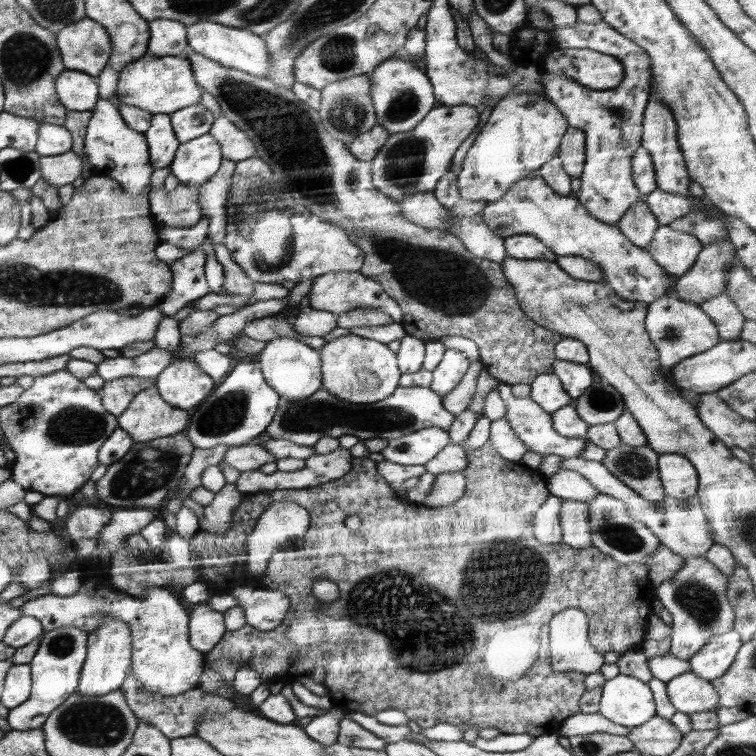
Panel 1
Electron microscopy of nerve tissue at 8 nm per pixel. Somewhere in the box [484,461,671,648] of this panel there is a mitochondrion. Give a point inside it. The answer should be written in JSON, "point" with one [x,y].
{"point":[621,535]}

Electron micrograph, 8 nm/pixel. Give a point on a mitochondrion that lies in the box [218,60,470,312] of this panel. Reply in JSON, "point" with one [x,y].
{"point":[260,219]}

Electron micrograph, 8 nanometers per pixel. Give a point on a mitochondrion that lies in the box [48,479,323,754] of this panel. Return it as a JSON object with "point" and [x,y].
{"point":[96,722]}

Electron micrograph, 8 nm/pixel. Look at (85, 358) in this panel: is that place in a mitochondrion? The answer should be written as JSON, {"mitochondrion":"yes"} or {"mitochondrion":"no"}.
{"mitochondrion":"no"}

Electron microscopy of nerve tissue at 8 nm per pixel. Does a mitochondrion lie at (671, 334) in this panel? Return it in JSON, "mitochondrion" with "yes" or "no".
{"mitochondrion":"yes"}

